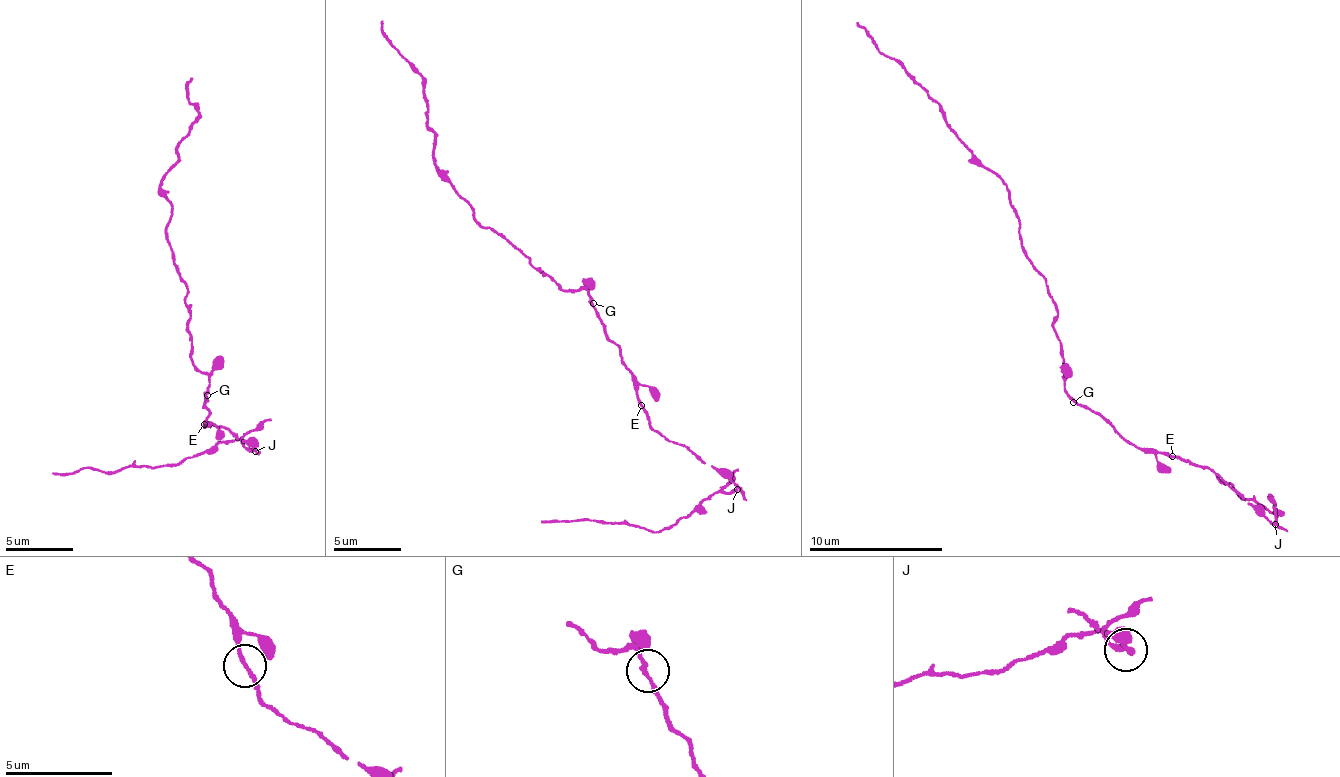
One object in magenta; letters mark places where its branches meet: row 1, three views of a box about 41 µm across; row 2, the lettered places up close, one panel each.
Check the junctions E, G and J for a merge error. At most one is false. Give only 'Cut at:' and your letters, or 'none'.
Cut at: J

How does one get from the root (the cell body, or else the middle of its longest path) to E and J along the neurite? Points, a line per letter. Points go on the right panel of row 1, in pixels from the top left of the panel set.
E: (1072, 397), (1081, 405), (1087, 404), (1138, 447), (1148, 447), (1172, 456)
J: (1072, 397), (1081, 405), (1087, 404), (1138, 447), (1168, 452), (1199, 467), (1212, 468), (1275, 524)

